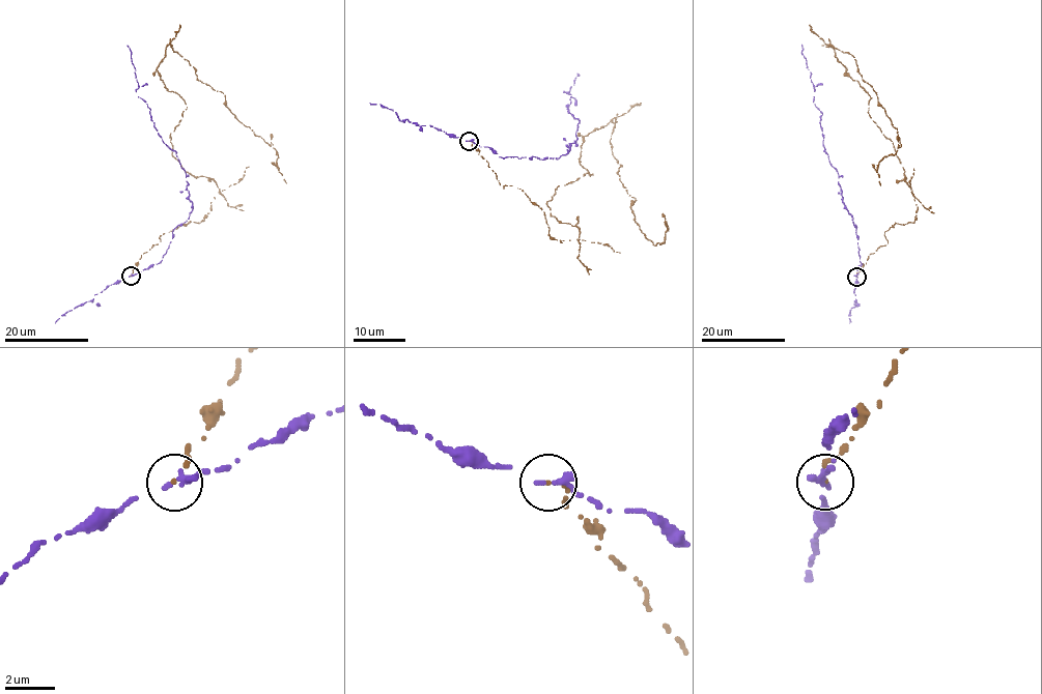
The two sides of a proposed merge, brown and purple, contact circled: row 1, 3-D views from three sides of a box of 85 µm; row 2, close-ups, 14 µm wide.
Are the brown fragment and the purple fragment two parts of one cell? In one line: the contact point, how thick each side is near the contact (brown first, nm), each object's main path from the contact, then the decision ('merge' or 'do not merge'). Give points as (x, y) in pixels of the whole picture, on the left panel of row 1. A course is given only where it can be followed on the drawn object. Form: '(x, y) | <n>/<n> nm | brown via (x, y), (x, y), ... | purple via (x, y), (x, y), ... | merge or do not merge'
(131, 276) | 140/150 nm | brown via (130, 276), (219, 194), (171, 154), (187, 107), (157, 69), (170, 44), (276, 150), (286, 182) | purple via (130, 277), (159, 263), (193, 204), (176, 152), (164, 143), (150, 110), (138, 96), (127, 46) | do not merge

